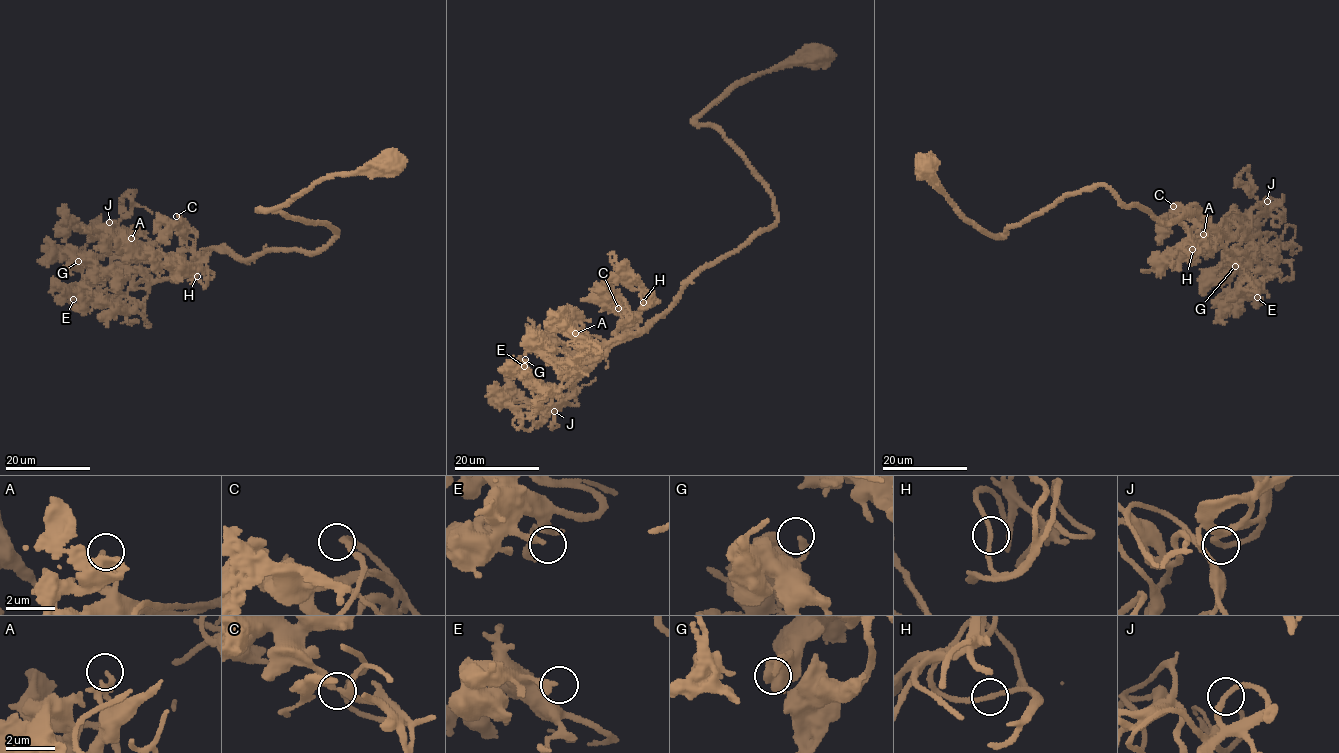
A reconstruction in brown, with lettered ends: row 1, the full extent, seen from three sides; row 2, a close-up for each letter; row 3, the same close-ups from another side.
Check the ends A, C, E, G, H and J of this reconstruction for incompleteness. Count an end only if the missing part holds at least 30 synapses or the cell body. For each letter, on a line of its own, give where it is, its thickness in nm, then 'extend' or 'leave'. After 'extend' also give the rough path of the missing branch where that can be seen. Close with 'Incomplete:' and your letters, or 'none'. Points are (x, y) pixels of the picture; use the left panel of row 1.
A: place (131, 238); calibre 240 nm; leave
C: place (176, 216); calibre 180 nm; leave
E: place (73, 299); calibre 280 nm; leave
G: place (78, 261); calibre 240 nm; leave
H: place (197, 276); calibre 160 nm; leave
J: place (109, 222); calibre 200 nm; leave
Incomplete: none

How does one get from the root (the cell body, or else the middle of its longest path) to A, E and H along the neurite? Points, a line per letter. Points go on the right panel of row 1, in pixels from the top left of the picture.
A: (927, 165), (956, 211), (997, 237), (1098, 185), (1167, 224), (1199, 214), (1227, 238), (1237, 225), (1203, 234)
E: (927, 165), (956, 211), (997, 237), (1098, 185), (1167, 224), (1199, 214), (1238, 266), (1279, 271), (1257, 297)
H: (927, 165), (956, 211), (997, 237), (1107, 185), (1167, 224), (1206, 218), (1215, 230), (1191, 229), (1192, 249)

